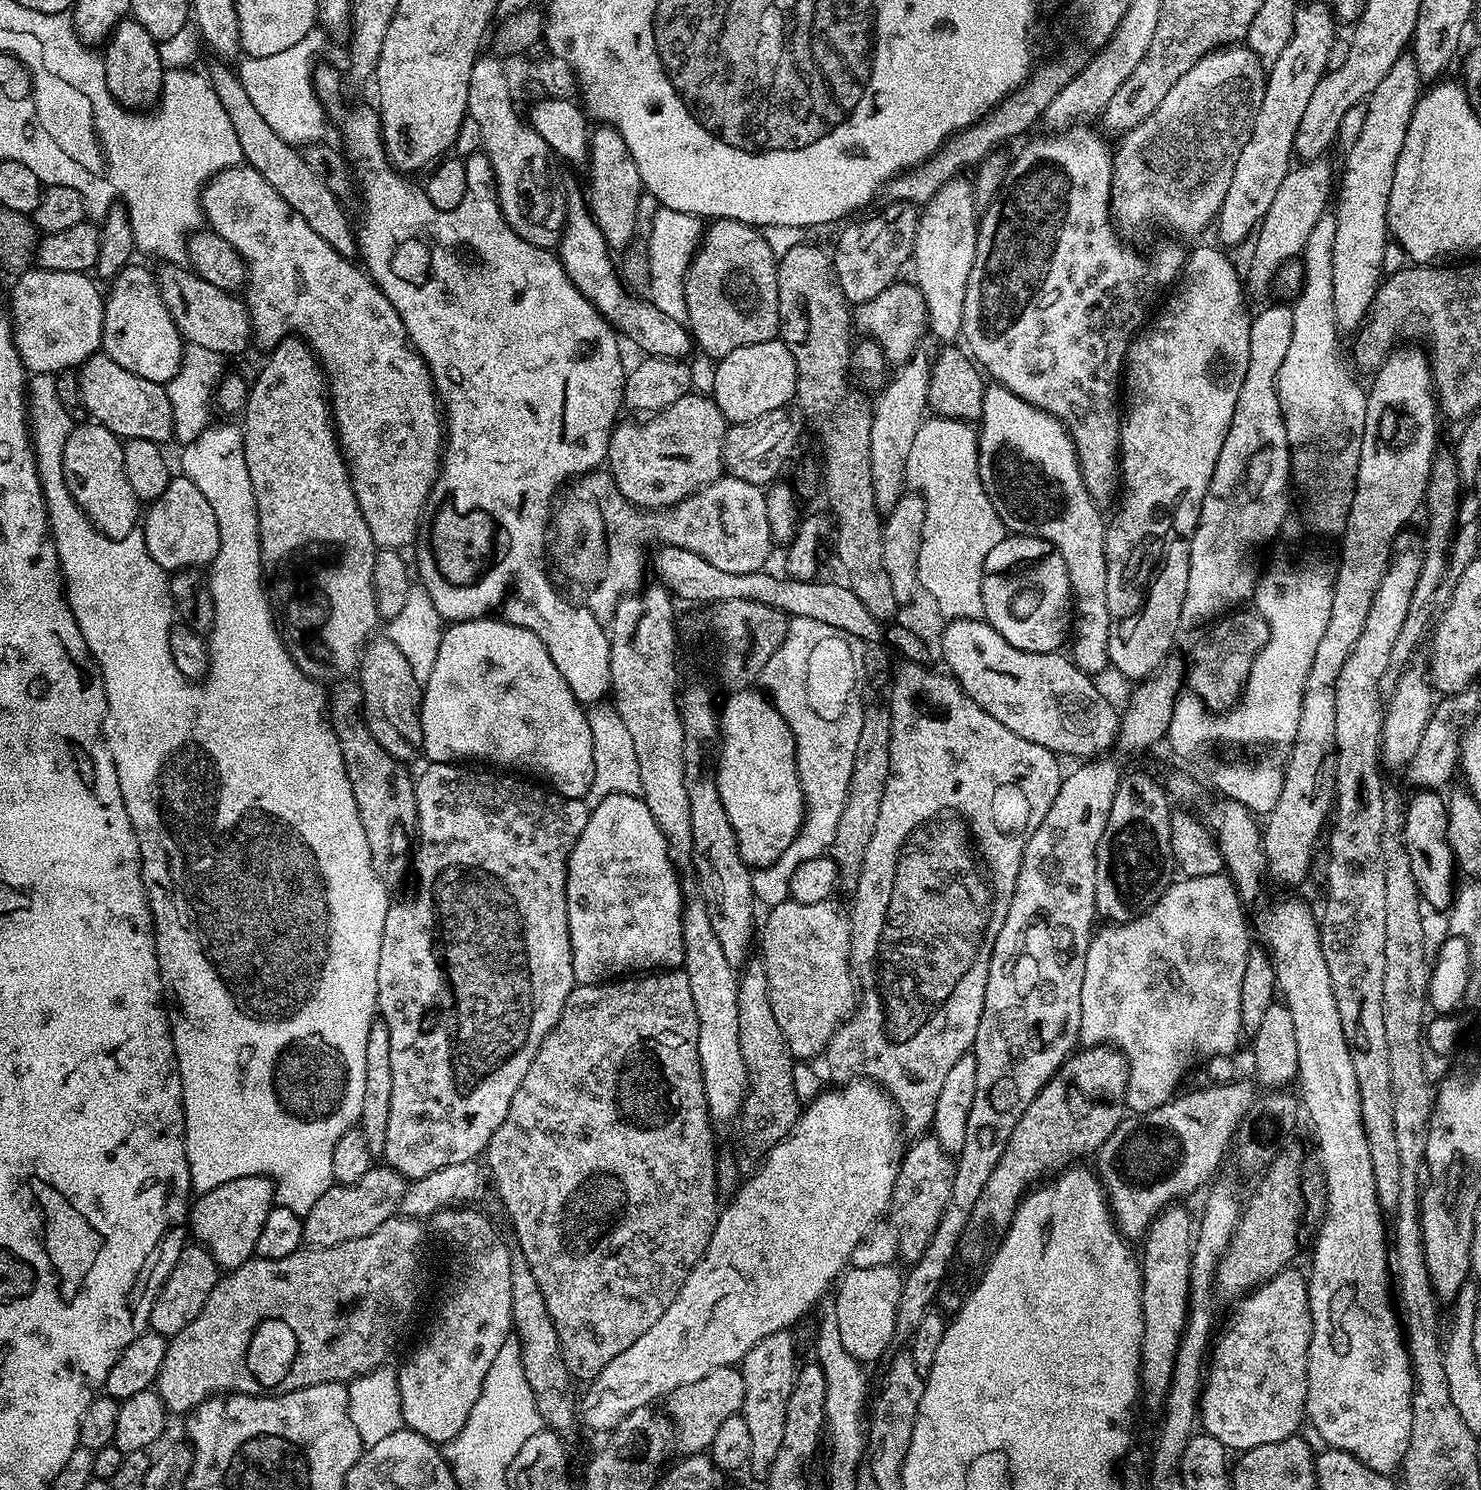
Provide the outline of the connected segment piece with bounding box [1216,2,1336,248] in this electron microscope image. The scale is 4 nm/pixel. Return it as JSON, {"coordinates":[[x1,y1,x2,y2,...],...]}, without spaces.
{"coordinates":[[1312,2,1295,9,1293,34,1278,60,1267,71,1262,106,1254,120,1250,138,1238,154,1229,189,1216,219,1221,241,1218,242,1223,247,1233,248,1248,236,1253,226,1260,224,1292,168,1290,158,1294,156,1298,126,1314,88,1329,67,1327,58,1336,37,1334,22,1335,17,1326,4]]}

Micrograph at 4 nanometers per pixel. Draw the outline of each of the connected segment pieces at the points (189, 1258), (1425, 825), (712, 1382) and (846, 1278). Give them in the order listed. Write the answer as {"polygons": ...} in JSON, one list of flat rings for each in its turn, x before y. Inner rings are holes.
{"polygons":[[[185,1243,184,1249,178,1254,178,1262,174,1262,174,1270,170,1270,166,1282,156,1293,148,1328,165,1338,178,1335,186,1326,190,1326,190,1322,194,1322,194,1318,198,1318,198,1314,202,1314,202,1306,206,1306,206,1298,210,1298,221,1275,216,1259,208,1253,203,1244]],[[1422,788,1411,794,1413,796,1408,796,1404,805,1404,845,1406,854,1410,854,1410,870,1414,870,1414,882,1420,891,1421,901,1427,907,1429,904,1432,908,1447,910,1452,906,1458,877,1456,859,1446,834,1448,803,1439,791,1431,788]],[[729,1366,710,1370,706,1378,698,1378,698,1382,690,1382,686,1386,676,1388,666,1397,666,1415,672,1421,675,1439,688,1454,704,1454,714,1442,714,1434,718,1434,718,1426,726,1422,726,1418,740,1412,742,1402,746,1398,746,1384,742,1382,739,1367]],[[849,1267,841,1275,834,1295,837,1300,838,1331,842,1346,859,1362,876,1360,894,1344,894,1318,898,1316,898,1294,902,1294,904,1278,899,1267]]]}

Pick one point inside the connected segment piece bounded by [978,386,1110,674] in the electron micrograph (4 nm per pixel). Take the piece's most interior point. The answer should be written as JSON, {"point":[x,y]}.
{"point":[1027,462]}

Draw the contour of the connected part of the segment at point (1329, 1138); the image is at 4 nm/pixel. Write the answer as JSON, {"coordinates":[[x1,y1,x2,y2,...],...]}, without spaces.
{"coordinates":[[1288,896,1262,909,1256,922,1254,918,1254,928,1260,931,1259,943,1272,958,1279,995,1294,1021,1294,1035,1298,1041,1298,1096,1303,1111,1304,1108,1308,1111,1308,1120,1316,1135,1320,1168,1324,1171,1324,1192,1328,1195,1324,1204,1324,1221,1312,1248,1312,1273,1309,1271,1306,1276,1312,1315,1304,1407,1306,1420,1309,1425,1312,1423,1313,1430,1325,1440,1323,1443,1327,1447,1354,1454,1354,1458,1370,1466,1370,1470,1392,1474,1395,1468,1397,1471,1401,1467,1410,1442,1412,1363,1402,1320,1394,1307,1394,1288,1390,1283,1390,1232,1384,1229,1386,1212,1380,1207,1374,1190,1366,1130,1362,1130,1354,1062,1350,1058,1350,1046,1346,1046,1346,1034,1342,1034,1342,1020,1338,1018,1338,1002,1334,1002,1330,970,1326,970,1326,958,1322,958,1318,916,1312,913,1306,901]]}

